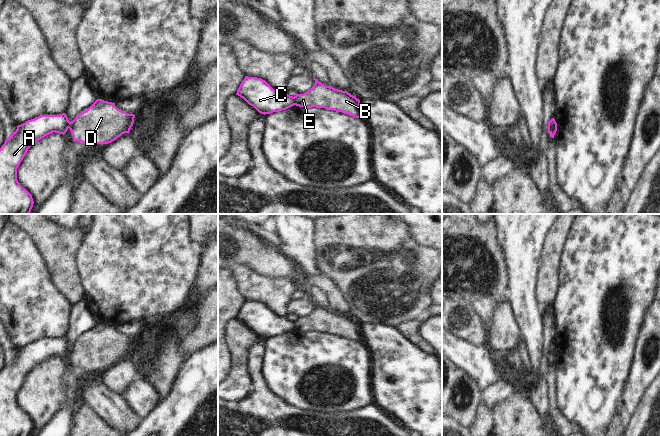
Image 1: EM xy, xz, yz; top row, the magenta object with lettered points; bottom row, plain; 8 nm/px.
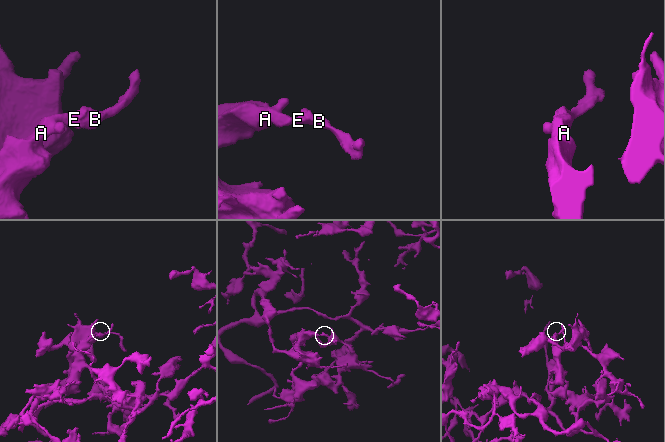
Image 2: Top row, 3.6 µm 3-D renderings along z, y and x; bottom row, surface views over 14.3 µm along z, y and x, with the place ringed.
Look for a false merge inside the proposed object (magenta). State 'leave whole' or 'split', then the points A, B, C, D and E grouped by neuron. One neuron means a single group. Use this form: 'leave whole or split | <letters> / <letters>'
split | A C / B D E

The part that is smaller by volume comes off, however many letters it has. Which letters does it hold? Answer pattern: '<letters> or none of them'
B, D, E

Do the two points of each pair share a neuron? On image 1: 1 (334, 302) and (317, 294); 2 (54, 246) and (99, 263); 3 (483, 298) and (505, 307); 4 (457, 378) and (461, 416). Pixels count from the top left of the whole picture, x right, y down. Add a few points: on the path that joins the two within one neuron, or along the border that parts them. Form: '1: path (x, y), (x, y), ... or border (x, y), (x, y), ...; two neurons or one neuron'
1: border (309, 285), (318, 287), (337, 312); two neurons
2: border (85, 233), (76, 253), (76, 270), (79, 277); two neurons
3: border (507, 297), (496, 307), (492, 319), (486, 324); two neurons
4: path (457, 387), (457, 395), (461, 402), (461, 407); one neuron

